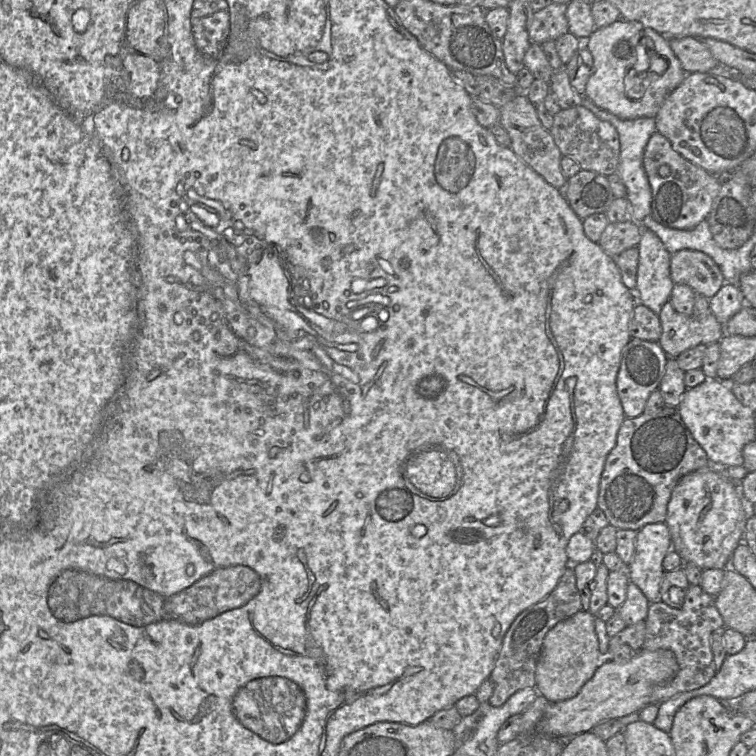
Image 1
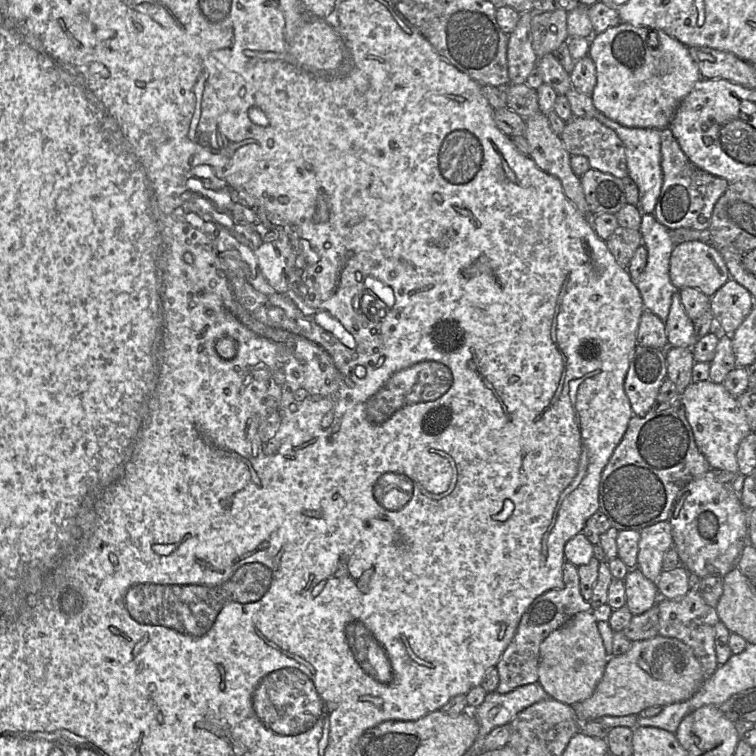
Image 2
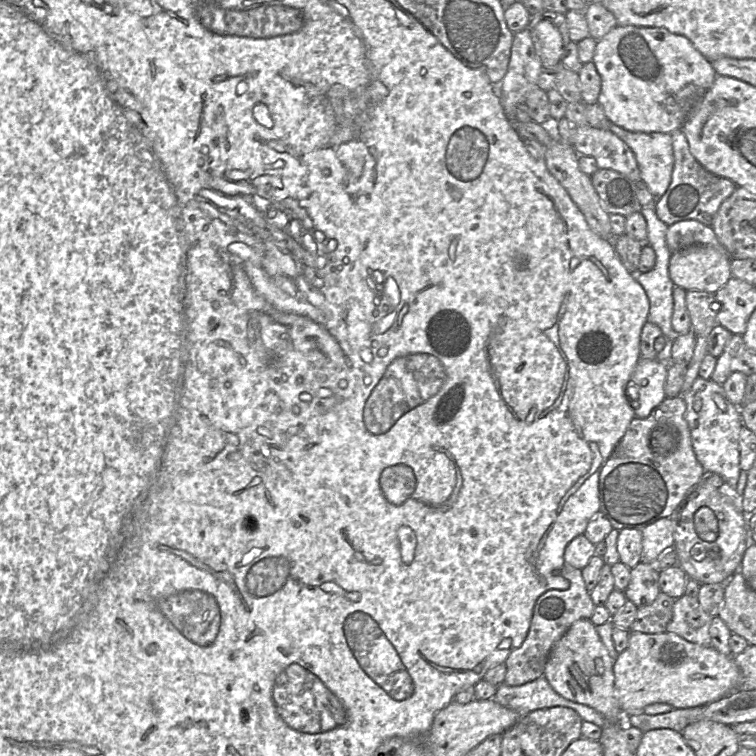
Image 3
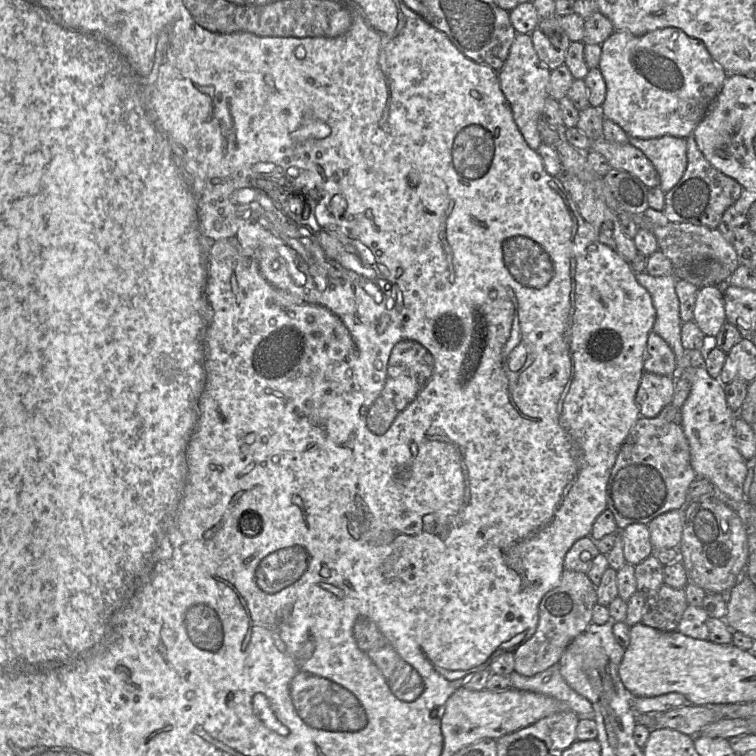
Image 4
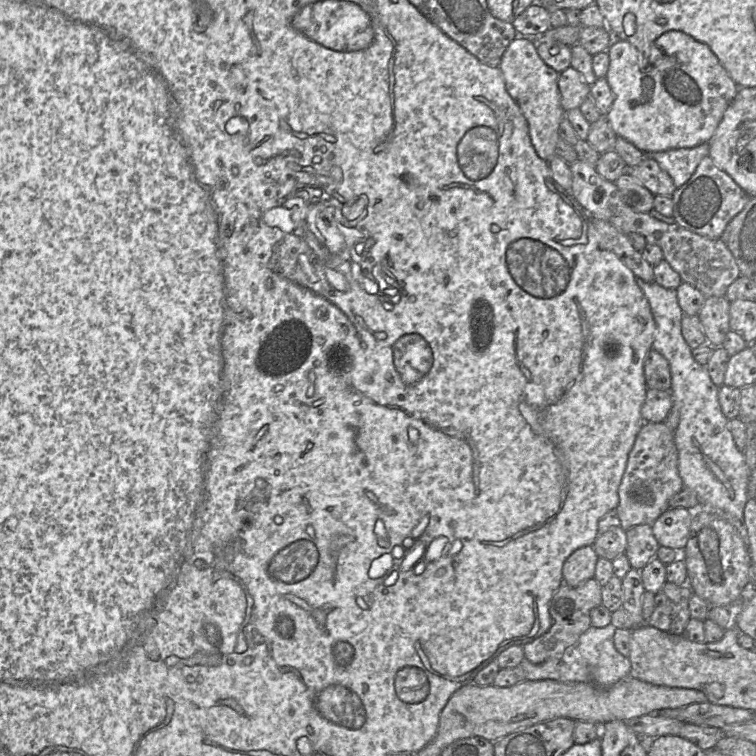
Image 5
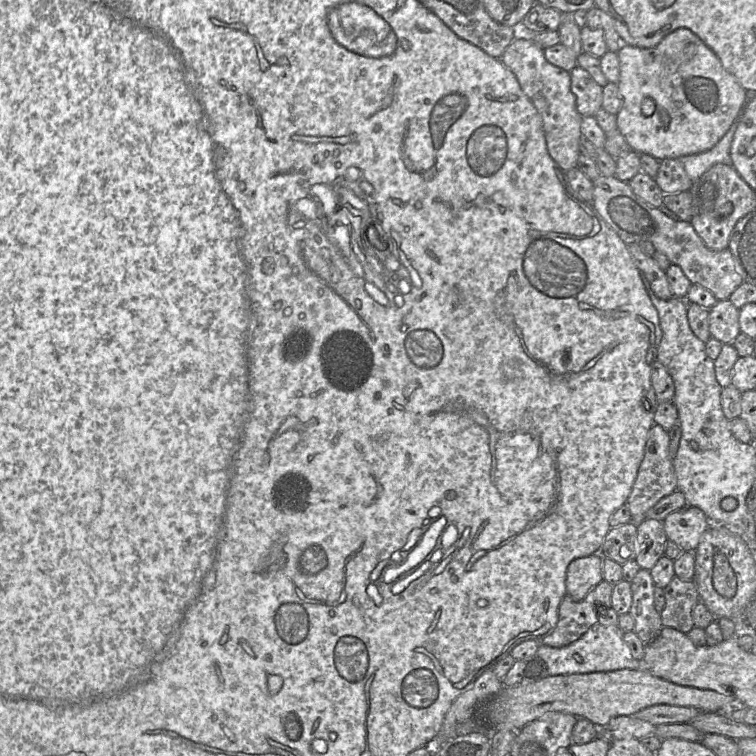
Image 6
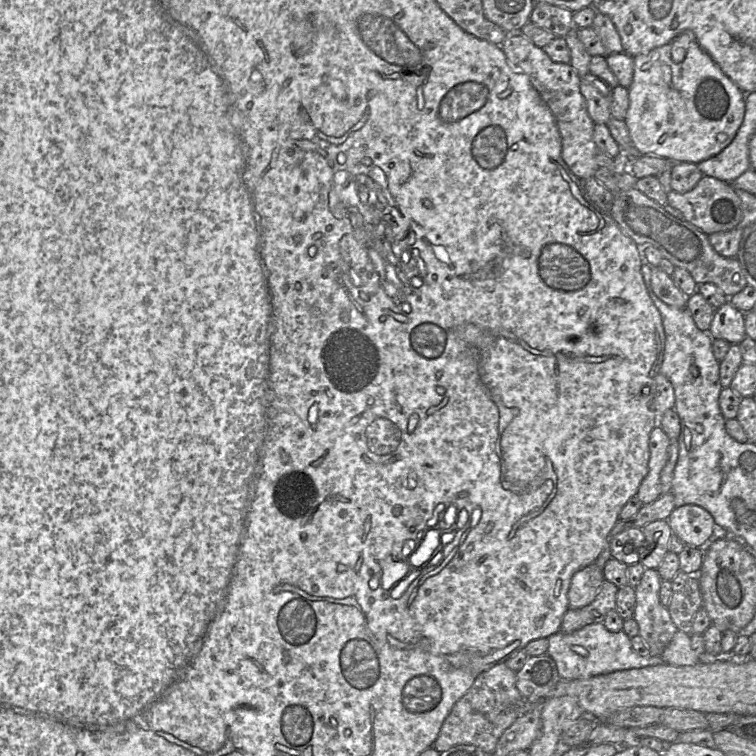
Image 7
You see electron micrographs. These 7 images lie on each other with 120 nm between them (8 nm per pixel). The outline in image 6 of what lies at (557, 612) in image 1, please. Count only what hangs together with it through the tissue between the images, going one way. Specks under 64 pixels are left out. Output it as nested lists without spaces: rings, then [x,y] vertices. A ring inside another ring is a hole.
[[[602,580],[580,601],[574,601],[566,594],[558,607],[555,628],[540,639],[540,644],[560,648],[578,640],[597,623],[599,610],[611,606],[613,586]]]

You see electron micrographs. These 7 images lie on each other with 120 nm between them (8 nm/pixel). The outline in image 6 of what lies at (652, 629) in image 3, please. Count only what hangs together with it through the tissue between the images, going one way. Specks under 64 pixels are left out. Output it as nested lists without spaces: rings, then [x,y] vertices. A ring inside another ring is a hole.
[[[674,576],[664,587],[664,595],[665,606],[660,613],[662,625],[687,634],[694,627],[692,610],[700,601],[695,582]]]

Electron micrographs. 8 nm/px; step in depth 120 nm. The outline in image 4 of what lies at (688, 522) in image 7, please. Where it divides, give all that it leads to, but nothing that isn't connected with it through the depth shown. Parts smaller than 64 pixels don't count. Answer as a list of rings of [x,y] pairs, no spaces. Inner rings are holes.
[[[671,510],[654,518],[647,524],[654,549],[677,549],[683,530],[682,510]]]

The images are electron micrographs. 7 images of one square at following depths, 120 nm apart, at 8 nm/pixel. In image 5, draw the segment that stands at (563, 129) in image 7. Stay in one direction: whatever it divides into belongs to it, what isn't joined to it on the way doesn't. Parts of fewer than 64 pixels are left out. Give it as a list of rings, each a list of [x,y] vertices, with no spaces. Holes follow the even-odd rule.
[[[520,36],[509,44],[498,67],[503,74],[507,92],[527,121],[530,139],[537,155],[549,161],[556,155],[556,144],[560,138],[559,125],[565,116],[558,88],[559,73],[540,58],[536,40]]]

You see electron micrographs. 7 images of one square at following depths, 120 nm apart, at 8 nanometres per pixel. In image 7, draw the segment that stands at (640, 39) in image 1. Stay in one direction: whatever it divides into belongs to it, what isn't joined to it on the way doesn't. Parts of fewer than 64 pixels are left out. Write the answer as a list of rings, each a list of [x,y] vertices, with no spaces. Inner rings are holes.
[[[683,31],[669,43],[652,49],[646,54],[633,57],[634,75],[632,84],[627,88],[629,95],[629,107],[624,119],[631,141],[642,155],[659,156],[669,160],[672,163],[688,162],[698,164],[719,154],[734,139],[739,127],[741,126],[745,114],[745,95],[744,93],[725,73],[720,69],[712,57],[701,48],[695,35],[690,31]]]

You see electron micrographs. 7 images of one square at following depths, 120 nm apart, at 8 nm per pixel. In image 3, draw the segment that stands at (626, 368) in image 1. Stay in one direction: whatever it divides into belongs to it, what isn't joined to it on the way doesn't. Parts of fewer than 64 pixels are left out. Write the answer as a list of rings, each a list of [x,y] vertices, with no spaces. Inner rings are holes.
[[[642,357],[638,361],[625,390],[635,417],[647,418],[666,398],[668,365]]]

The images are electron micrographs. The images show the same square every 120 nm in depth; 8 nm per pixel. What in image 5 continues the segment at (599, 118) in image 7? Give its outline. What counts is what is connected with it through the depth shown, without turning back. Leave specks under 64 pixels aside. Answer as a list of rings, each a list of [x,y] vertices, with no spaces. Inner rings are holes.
[[[570,66],[559,74],[558,88],[561,95],[561,105],[567,112],[580,107],[590,95],[591,85],[585,82],[581,73]]]

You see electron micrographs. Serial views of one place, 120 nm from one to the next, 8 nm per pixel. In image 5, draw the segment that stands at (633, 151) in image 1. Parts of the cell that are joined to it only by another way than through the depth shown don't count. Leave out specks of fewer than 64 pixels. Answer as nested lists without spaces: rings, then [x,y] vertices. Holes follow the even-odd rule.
[[[703,143],[691,148],[671,149],[645,153],[653,158],[672,178],[676,188],[685,184],[695,172],[700,161],[709,156],[709,145]]]

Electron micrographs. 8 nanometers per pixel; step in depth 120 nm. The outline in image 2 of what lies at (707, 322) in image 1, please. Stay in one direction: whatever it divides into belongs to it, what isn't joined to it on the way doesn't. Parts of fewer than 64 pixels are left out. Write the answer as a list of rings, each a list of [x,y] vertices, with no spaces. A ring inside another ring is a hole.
[[[678,291],[672,296],[669,315],[664,324],[669,347],[692,348],[698,341],[694,323],[686,314]]]

